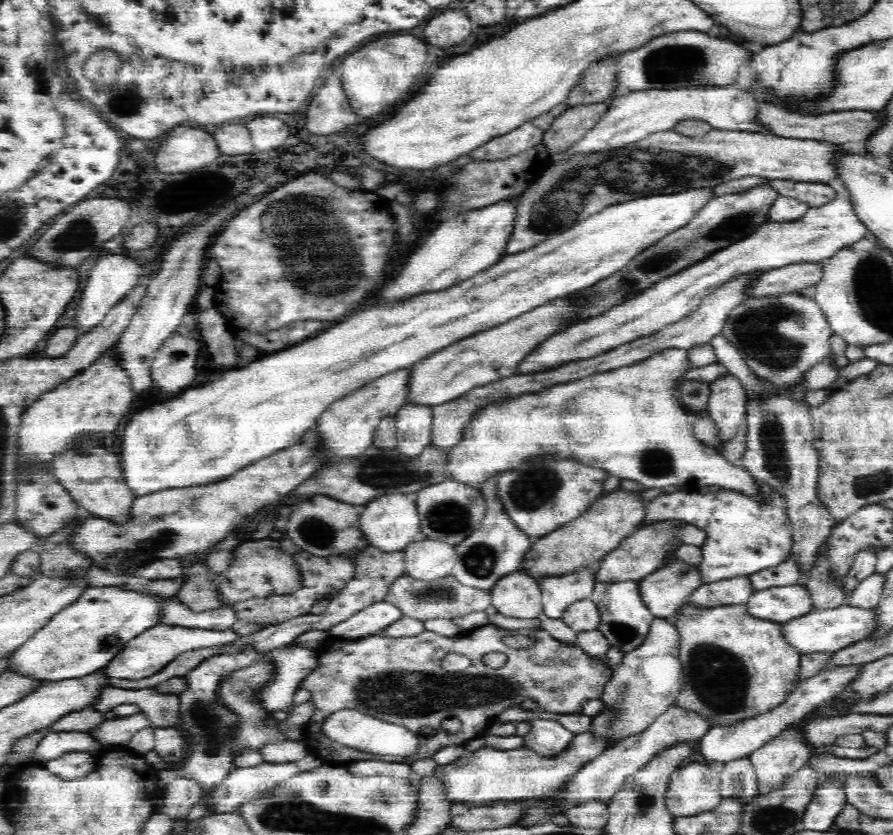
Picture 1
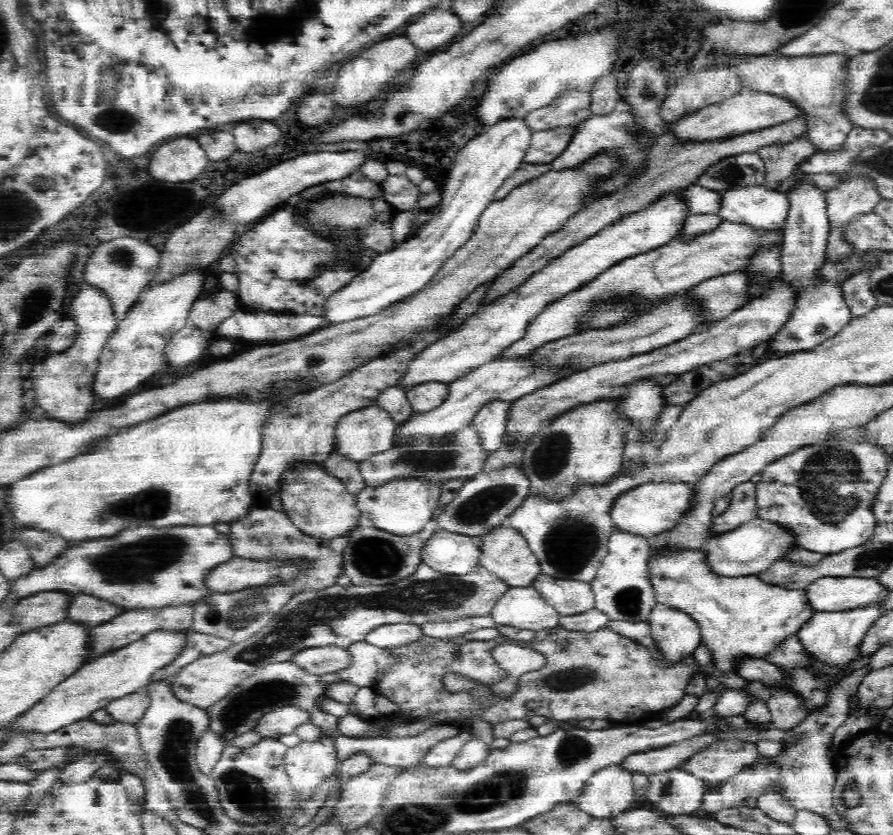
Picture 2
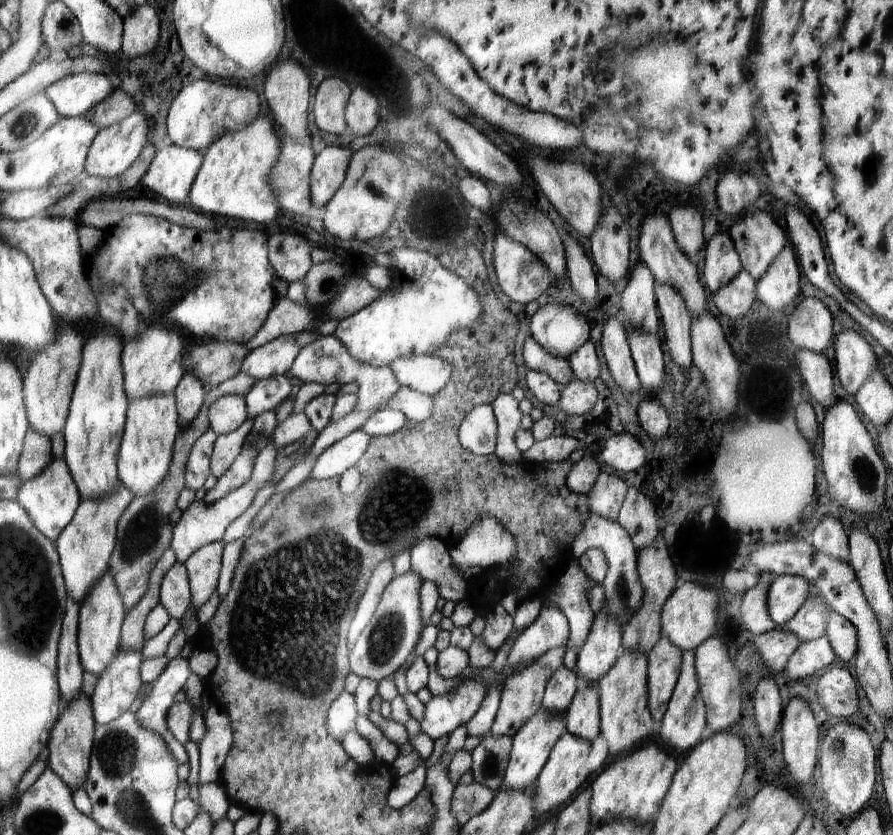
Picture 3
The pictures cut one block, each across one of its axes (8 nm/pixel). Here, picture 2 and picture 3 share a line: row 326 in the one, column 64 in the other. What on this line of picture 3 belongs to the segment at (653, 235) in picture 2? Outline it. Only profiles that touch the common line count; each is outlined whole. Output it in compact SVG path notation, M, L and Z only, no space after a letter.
M55 458L48 470L44 470L42 476L24 481L18 502L26 508L38 530L46 534L52 542L57 543L66 528L74 522L83 502L82 492L74 480L66 458Z

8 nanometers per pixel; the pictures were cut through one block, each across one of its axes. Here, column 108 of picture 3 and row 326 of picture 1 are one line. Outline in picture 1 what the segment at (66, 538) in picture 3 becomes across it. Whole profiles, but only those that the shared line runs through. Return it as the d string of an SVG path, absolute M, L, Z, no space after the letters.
M571 293L552 299L532 310L513 318L505 324L494 327L476 337L456 342L446 350L432 354L428 360L411 368L414 379L411 382L410 403L440 405L490 383L514 376L519 363L548 338L566 332L570 326L580 324L589 318L593 299L582 294Z

